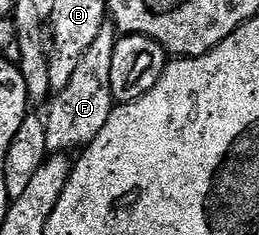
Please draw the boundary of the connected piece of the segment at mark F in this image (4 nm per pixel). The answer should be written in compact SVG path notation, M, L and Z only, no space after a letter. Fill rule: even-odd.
M107 21L103 29L99 29L99 37L83 53L83 61L71 73L71 81L67 81L67 89L56 92L48 104L49 115L44 116L46 129L46 145L53 153L73 153L84 148L107 125L107 117L115 106L111 93L111 57L117 55L119 42L118 32L112 22Z

